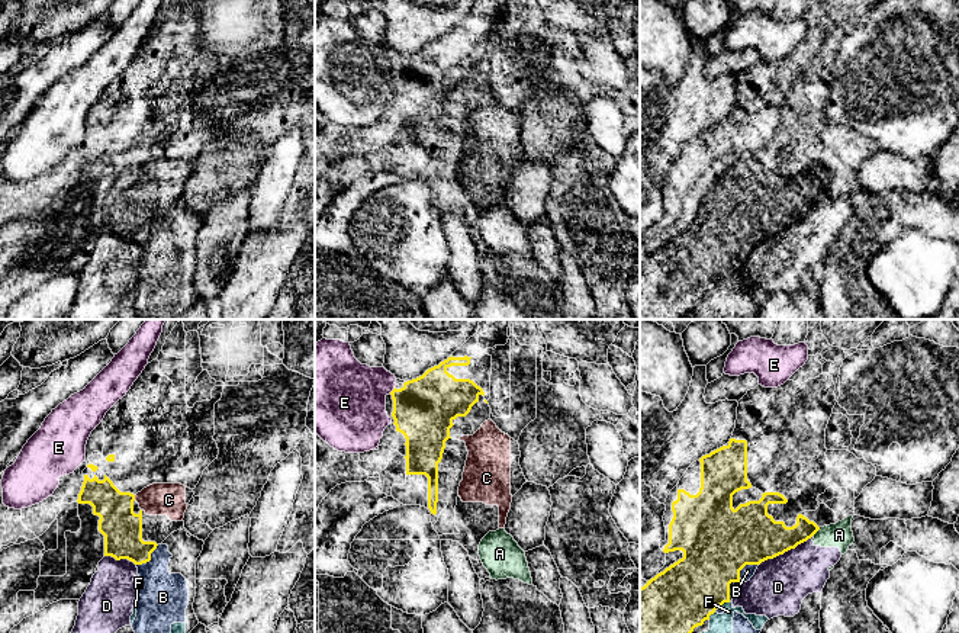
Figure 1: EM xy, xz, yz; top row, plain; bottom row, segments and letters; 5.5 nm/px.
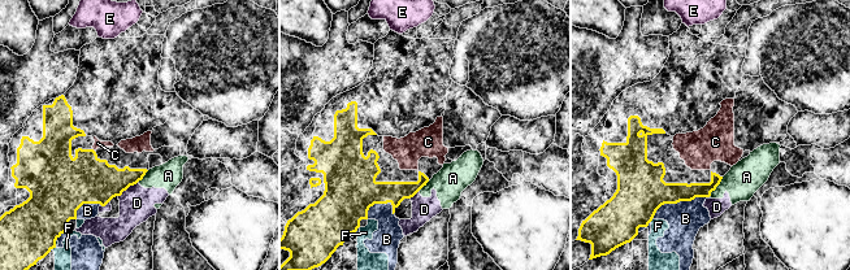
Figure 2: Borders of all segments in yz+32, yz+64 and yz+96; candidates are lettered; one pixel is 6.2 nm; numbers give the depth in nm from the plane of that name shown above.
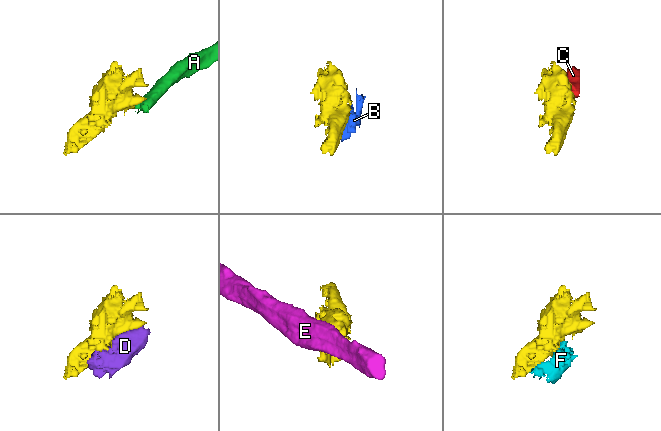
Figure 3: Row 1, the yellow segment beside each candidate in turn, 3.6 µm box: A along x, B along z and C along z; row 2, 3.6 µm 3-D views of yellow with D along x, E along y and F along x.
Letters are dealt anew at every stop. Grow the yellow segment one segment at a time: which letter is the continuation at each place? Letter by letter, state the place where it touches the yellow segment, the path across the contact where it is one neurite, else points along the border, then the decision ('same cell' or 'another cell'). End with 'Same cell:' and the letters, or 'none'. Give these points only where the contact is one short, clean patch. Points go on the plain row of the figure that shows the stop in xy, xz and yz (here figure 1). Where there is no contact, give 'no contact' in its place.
A: meets yellow in yz at (816, 206); border along yz (820, 202), (813, 209); another cell
B: meets yellow in xy at (150, 234); another cell
C: meets yellow in xy at (134, 173); same cell
D: meets yellow in yz at (785, 225); another cell
E: meets yellow in xz at (393, 64); another cell
F: meets yellow in yz at (718, 282); another cell
Same cell: C

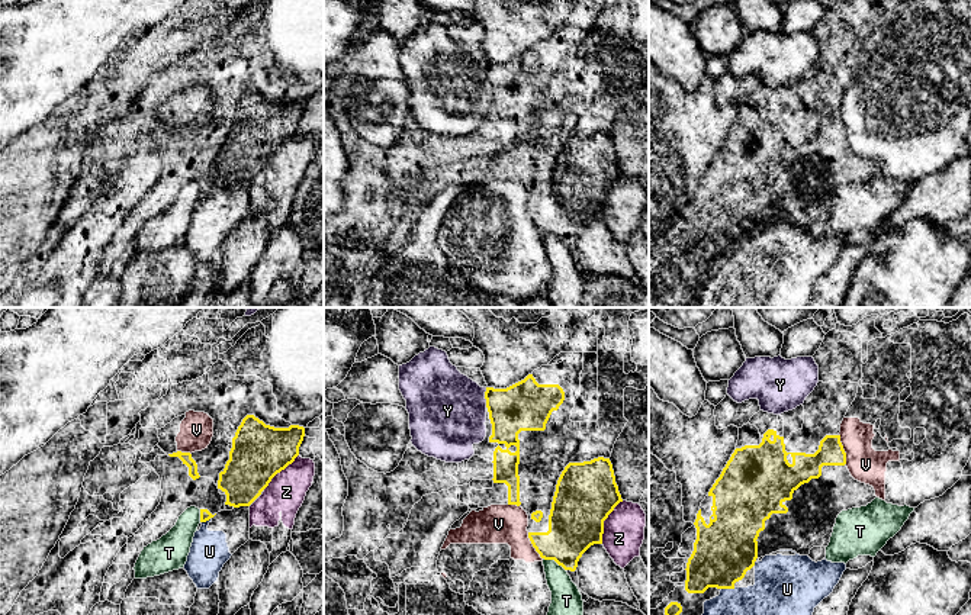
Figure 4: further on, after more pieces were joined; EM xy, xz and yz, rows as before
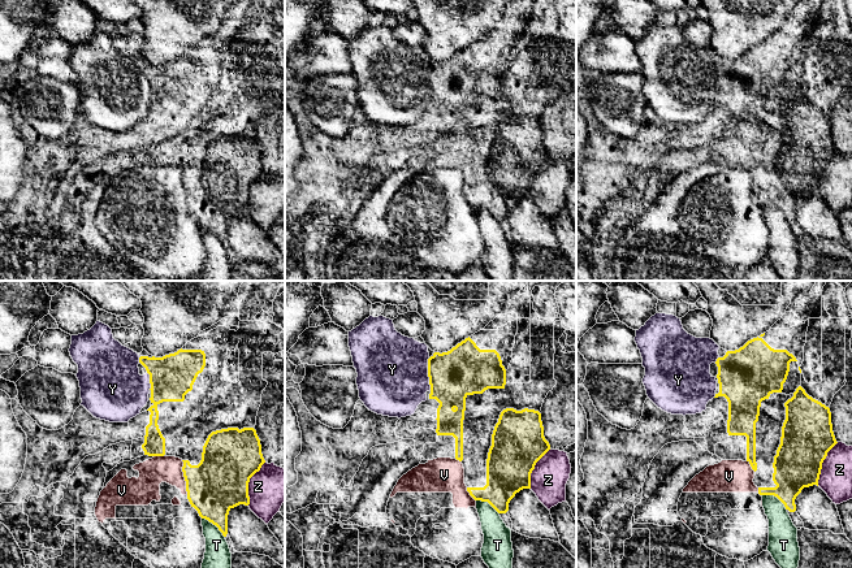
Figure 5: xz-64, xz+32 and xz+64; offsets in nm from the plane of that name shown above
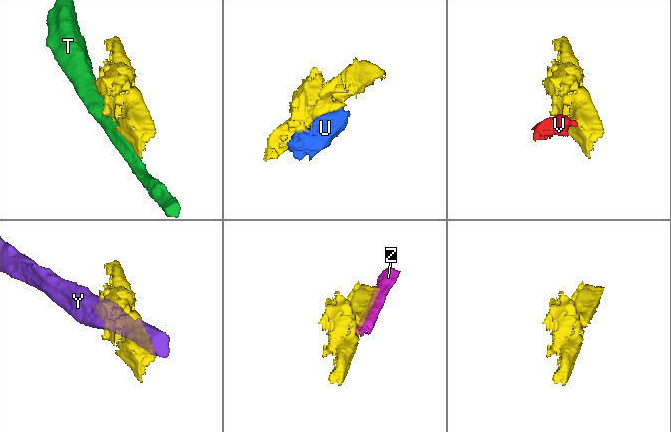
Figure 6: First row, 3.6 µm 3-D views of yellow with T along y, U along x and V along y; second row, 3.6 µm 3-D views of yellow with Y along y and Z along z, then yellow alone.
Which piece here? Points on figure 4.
T: meets yellow in xz at (555, 235); another cell
U: meets yellow in yz at (727, 263); another cell
V: meets yellow in yz at (842, 124); another cell
Y: meets yellow in xz at (485, 73); another cell
Z: meets yellow in xz at (604, 195); another cell
Same cell: none

